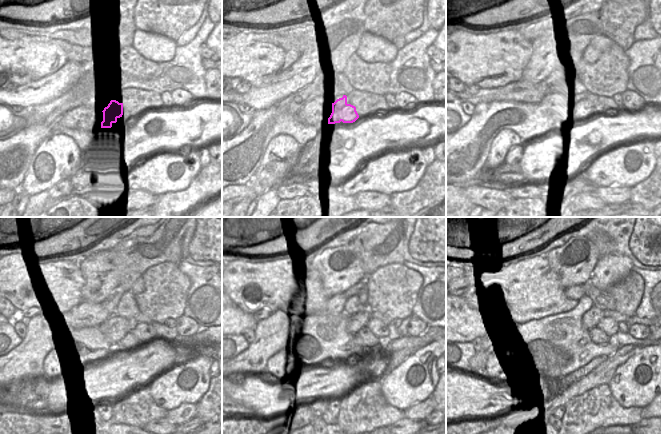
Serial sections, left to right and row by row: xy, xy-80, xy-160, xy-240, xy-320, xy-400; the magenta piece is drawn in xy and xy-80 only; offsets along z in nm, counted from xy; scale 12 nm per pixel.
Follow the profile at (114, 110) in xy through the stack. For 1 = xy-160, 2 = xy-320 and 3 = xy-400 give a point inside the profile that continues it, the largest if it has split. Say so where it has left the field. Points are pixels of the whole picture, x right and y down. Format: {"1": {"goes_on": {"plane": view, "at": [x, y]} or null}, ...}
{"1": {"goes_on": {"plane": "xy-160", "at": [578, 113]}}, "2": {"goes_on": {"plane": "xy-320", "at": [364, 337]}}, "3": {"goes_on": {"plane": "xy-400", "at": [597, 336]}}}

